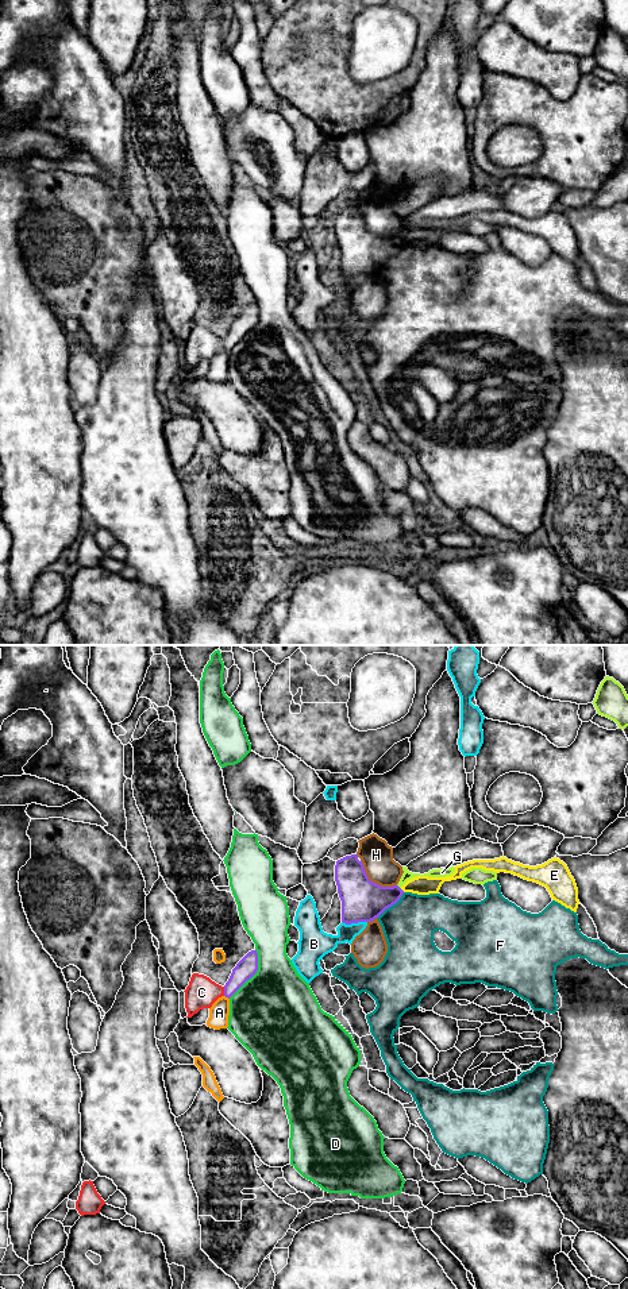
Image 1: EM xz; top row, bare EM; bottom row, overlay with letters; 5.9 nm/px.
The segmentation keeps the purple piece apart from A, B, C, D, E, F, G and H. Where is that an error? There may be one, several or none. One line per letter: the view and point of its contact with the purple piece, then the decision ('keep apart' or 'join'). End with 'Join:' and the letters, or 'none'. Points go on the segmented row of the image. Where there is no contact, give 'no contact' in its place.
A: contact xz (227, 996); keep apart
B: contact xz (354, 922); keep apart
C: contact xz (224, 991); join
D: contact xz (253, 975); keep apart
E: contact xz (401, 890); keep apart
F: contact xz (390, 906); keep apart
G: contact xz (399, 887); keep apart
H: contact xz (372, 882); keep apart
Join: C

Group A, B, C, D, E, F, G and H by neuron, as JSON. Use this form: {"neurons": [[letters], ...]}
{"neurons": [["A"], ["B"], ["C"], ["D"], ["E"], ["F"], ["G"], ["H"]]}

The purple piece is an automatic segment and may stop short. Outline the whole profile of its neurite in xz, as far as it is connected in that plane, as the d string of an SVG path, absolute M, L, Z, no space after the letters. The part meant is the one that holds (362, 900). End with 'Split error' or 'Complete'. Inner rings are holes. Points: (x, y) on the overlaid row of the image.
M357 854L336 861L335 881L346 925L374 921L404 894L398 885L381 887L370 881Z. Complete

